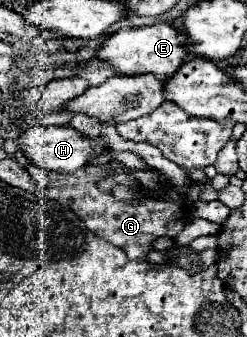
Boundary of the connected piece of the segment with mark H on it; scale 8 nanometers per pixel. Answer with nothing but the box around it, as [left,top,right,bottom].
[18,126,106,174]

